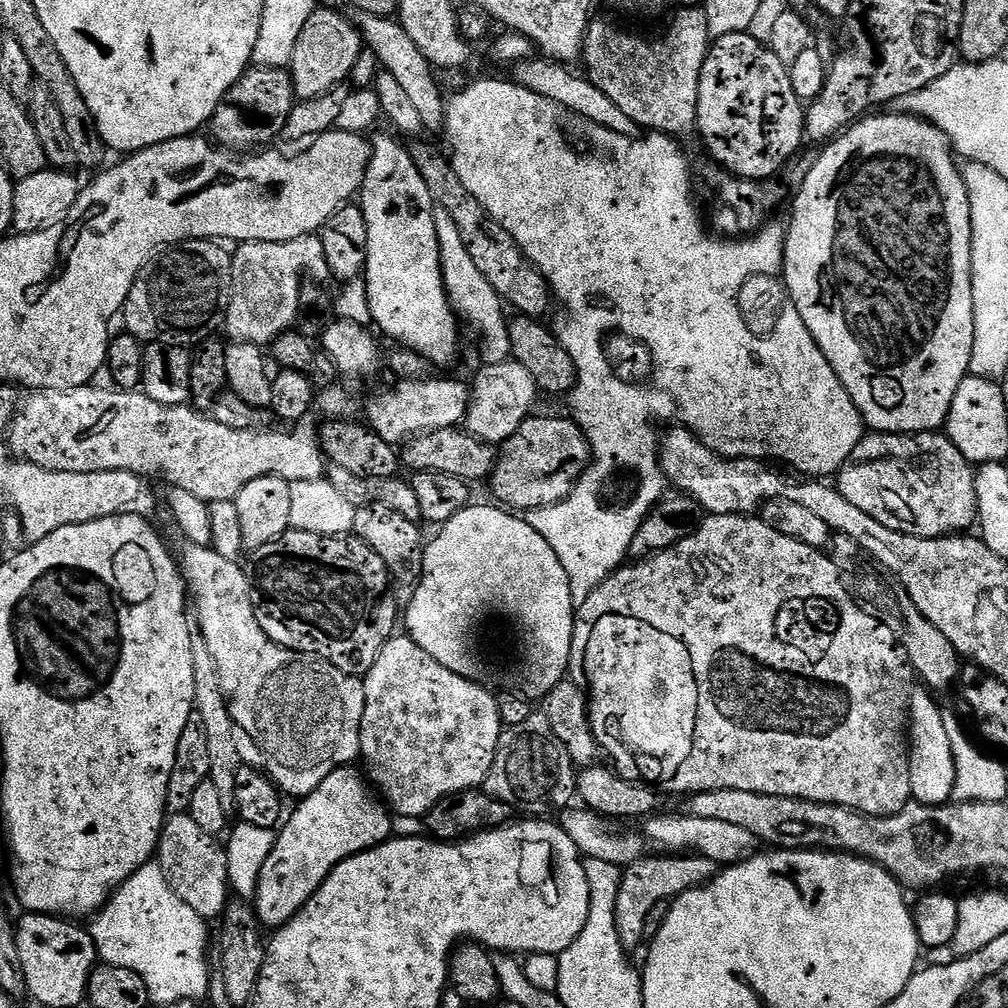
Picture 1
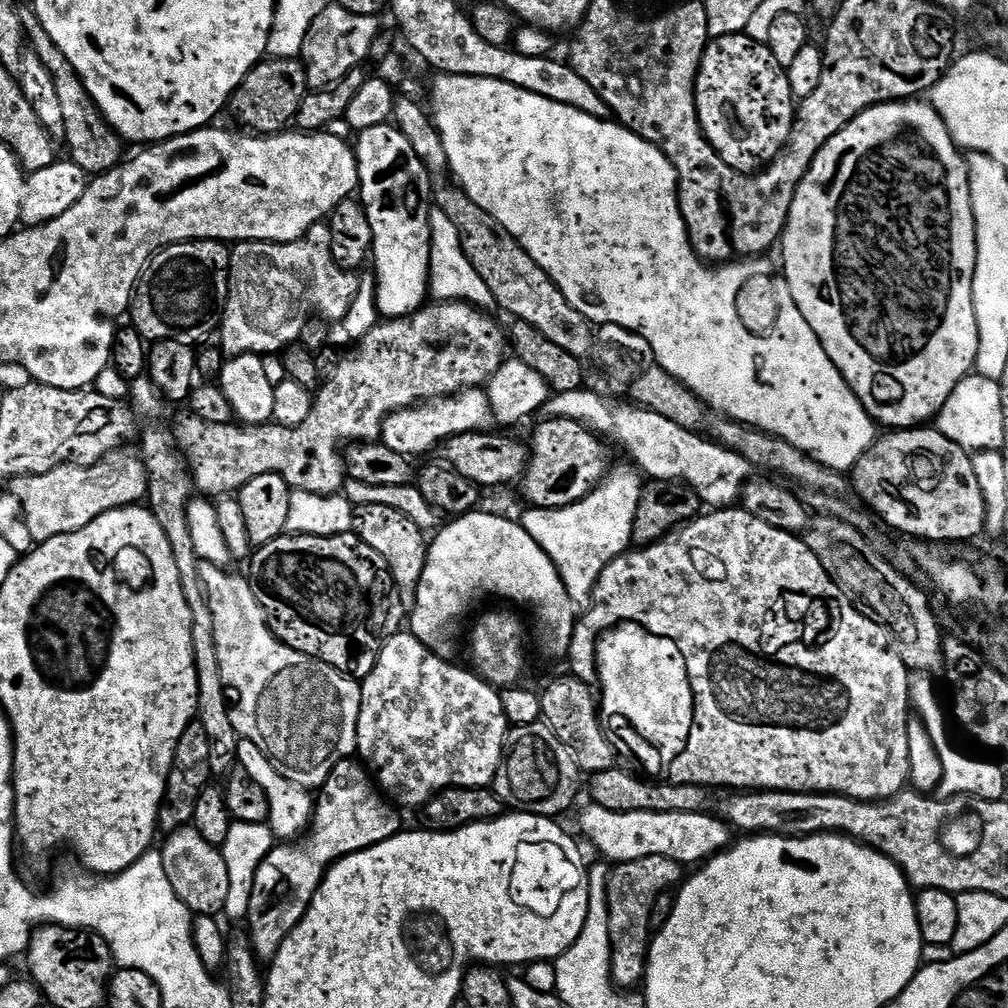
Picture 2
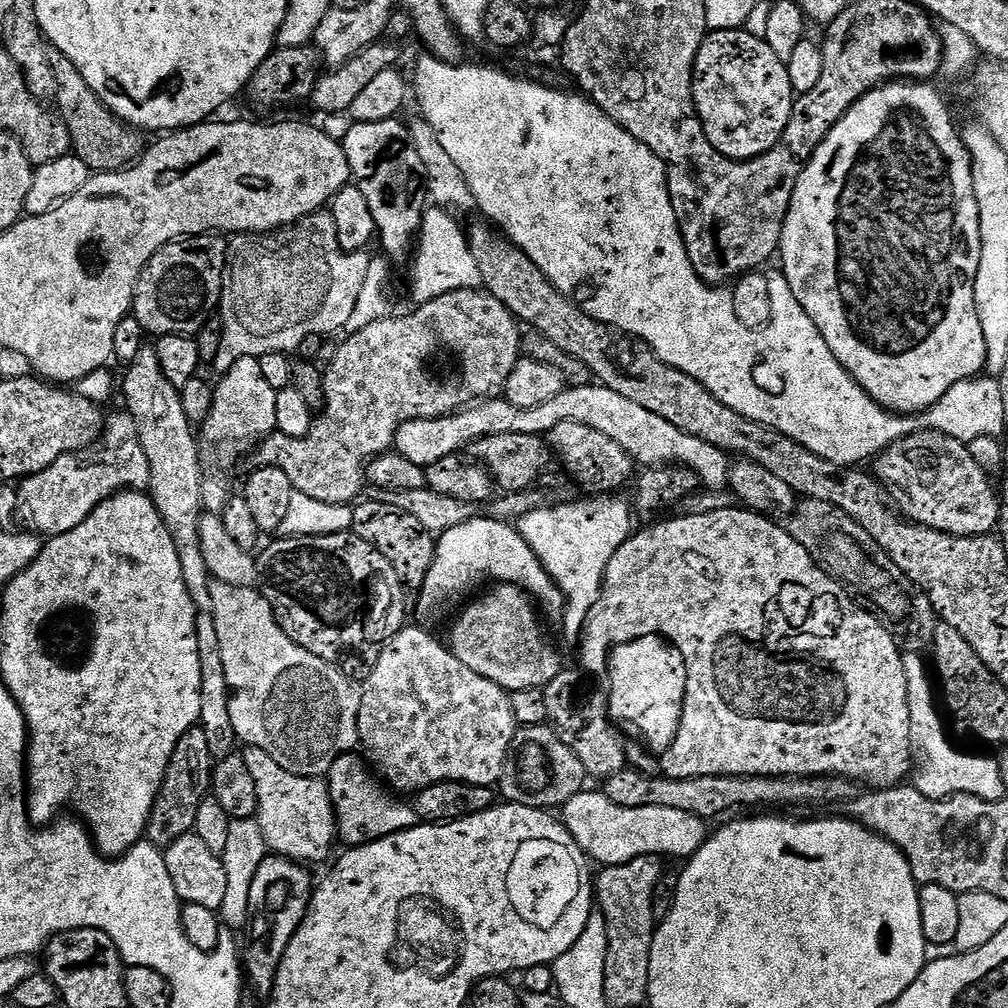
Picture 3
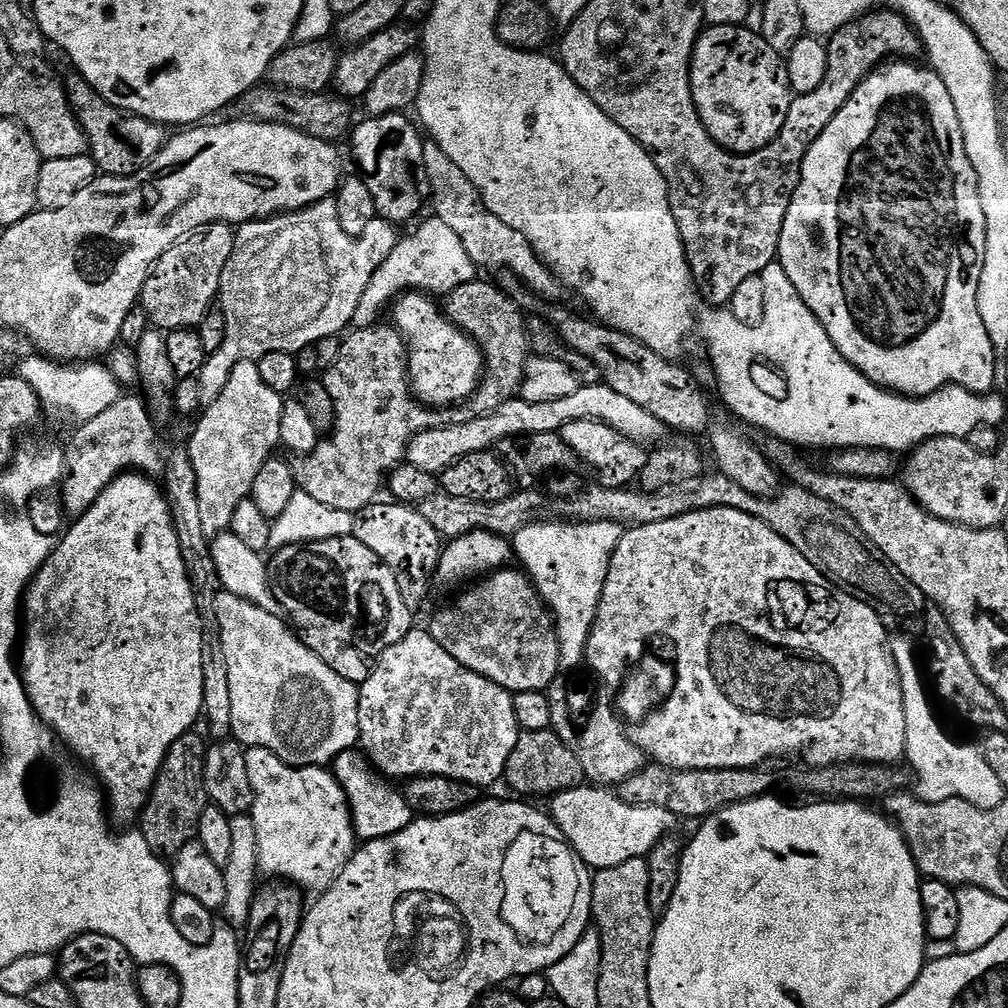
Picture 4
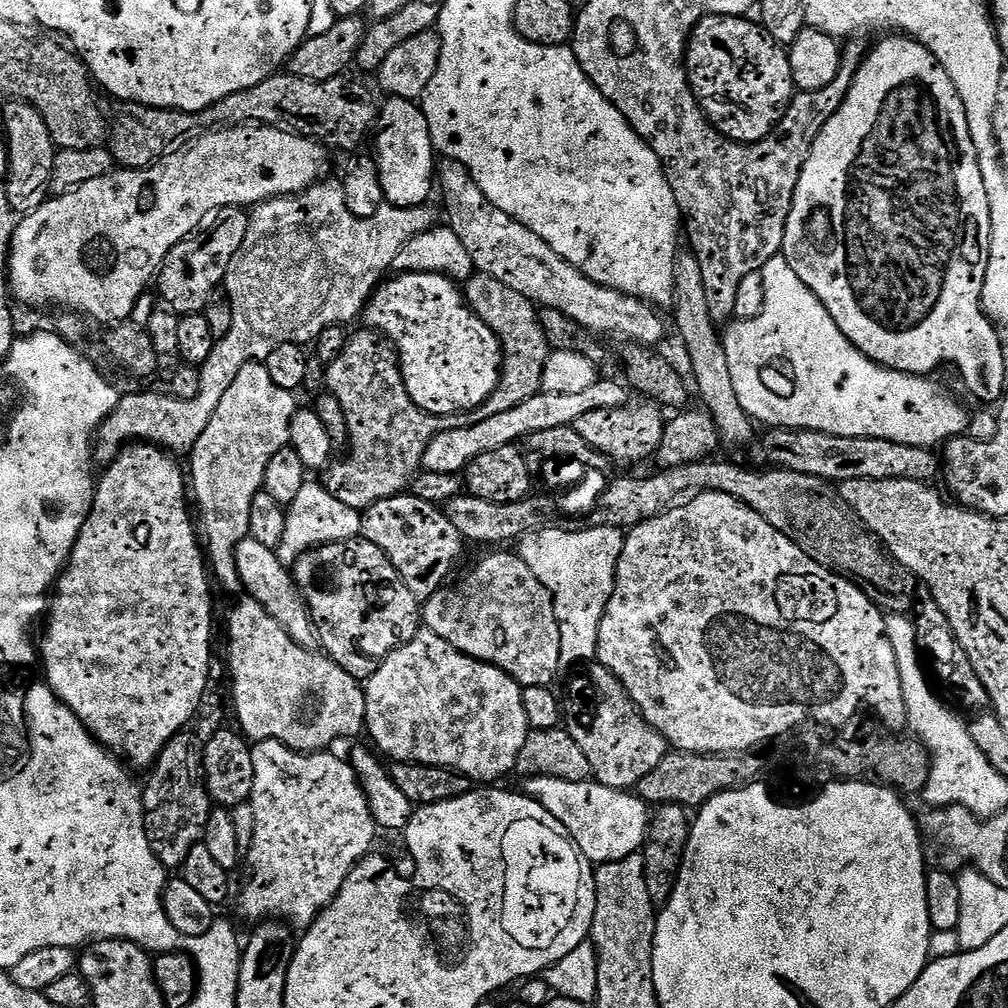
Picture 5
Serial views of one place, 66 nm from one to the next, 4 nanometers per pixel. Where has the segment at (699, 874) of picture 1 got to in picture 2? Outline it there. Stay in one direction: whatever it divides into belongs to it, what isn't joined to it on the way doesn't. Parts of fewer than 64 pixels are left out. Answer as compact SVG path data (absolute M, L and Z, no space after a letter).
M661 856L638 858L625 864L616 864L608 878L608 913L610 914L610 942L612 943L612 981L621 990L632 990L643 985L644 971L648 969L650 931L648 919L656 899L667 888L675 889L685 879L685 869L678 862Z

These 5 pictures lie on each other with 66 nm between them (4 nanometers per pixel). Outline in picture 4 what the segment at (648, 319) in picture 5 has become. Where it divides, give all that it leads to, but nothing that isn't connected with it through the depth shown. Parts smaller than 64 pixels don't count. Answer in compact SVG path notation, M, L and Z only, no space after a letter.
M428 142L424 146L424 165L426 166L426 178L428 179L428 191L430 193L430 208L434 216L446 222L454 233L462 240L466 248L466 254L476 264L477 269L504 268L500 270L511 270L519 276L521 281L537 297L545 296L548 302L556 302L562 289L561 277L549 265L544 263L539 252L534 250L532 241L526 238L515 226L502 222L493 214L480 196L479 190L462 174L462 166L446 154L438 145Z

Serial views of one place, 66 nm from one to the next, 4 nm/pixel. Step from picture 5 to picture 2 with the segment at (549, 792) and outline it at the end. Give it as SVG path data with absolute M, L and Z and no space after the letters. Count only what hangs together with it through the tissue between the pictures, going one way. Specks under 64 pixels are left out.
M589 803L587 807L580 816L580 828L584 831L585 838L605 856L601 856L605 861L616 864L661 856L682 866L700 866L724 851L734 840L733 829L719 815L708 812L615 812L593 803Z

